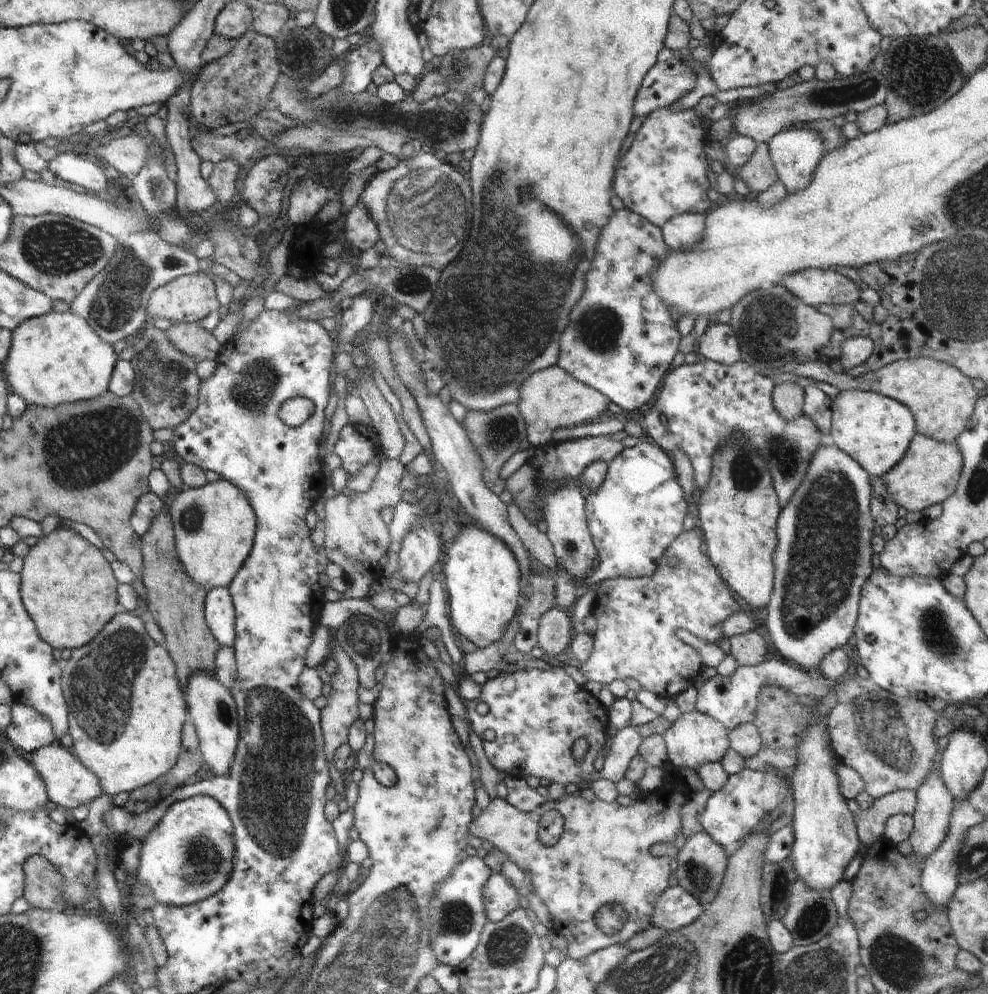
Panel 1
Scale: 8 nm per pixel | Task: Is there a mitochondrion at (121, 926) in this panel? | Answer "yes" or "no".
no

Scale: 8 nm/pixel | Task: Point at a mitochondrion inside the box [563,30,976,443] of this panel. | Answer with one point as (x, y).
(920, 71)

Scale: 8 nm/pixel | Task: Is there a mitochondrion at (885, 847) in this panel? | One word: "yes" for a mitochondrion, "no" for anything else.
no

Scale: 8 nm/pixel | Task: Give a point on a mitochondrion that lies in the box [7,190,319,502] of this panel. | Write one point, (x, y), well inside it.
(81, 450)

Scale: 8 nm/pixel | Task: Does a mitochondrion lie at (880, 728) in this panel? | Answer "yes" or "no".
yes

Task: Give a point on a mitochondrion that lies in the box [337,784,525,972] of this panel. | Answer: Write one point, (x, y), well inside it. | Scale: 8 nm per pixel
(455, 917)

